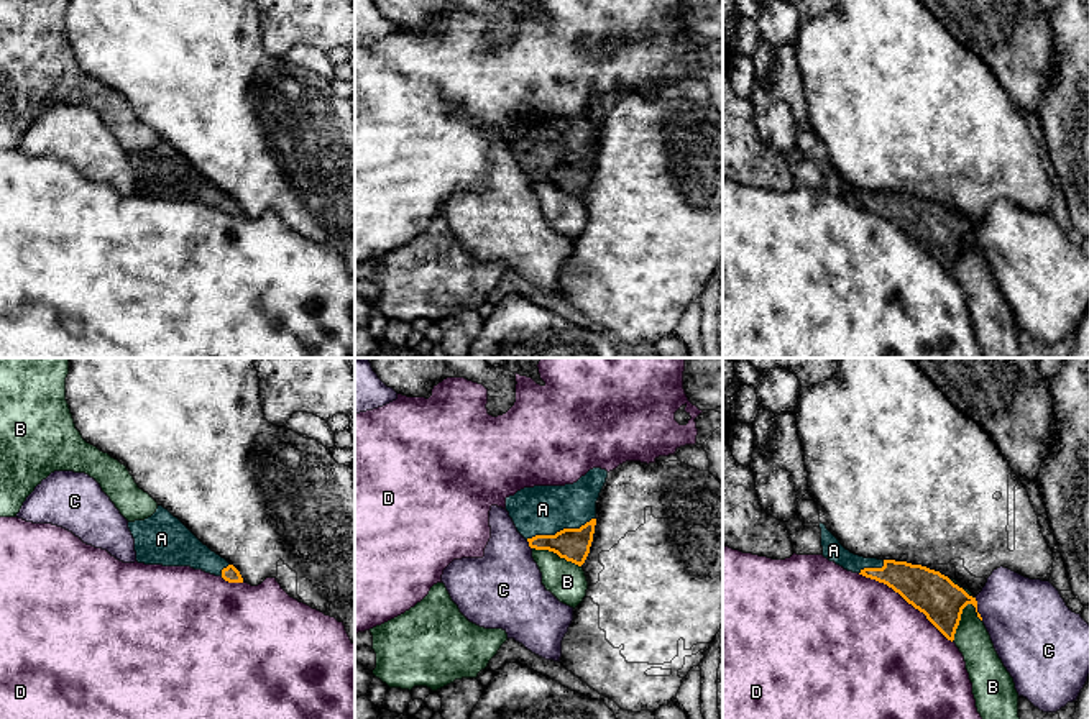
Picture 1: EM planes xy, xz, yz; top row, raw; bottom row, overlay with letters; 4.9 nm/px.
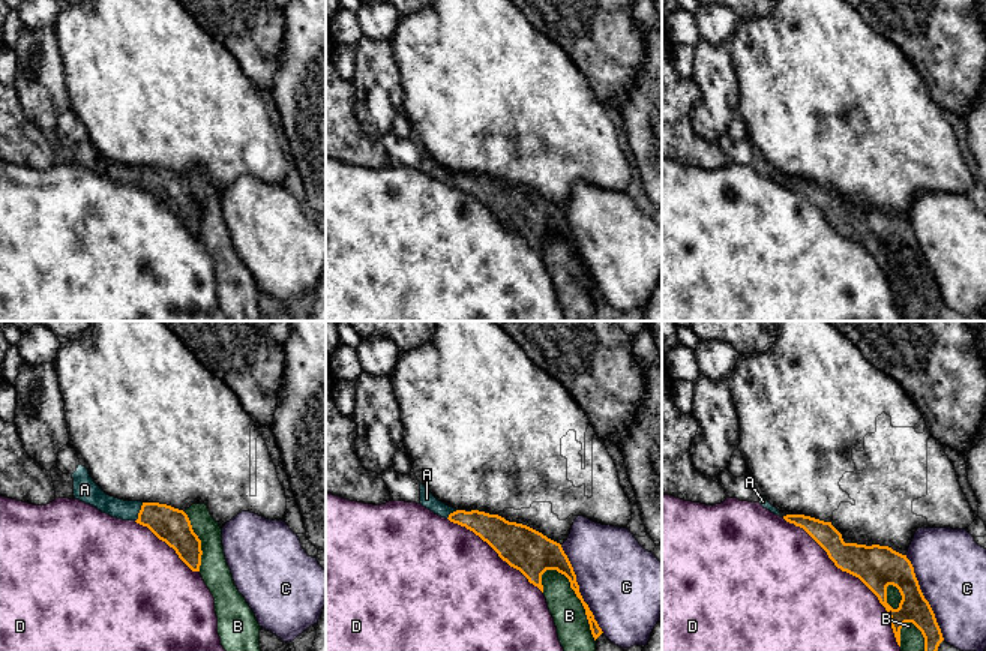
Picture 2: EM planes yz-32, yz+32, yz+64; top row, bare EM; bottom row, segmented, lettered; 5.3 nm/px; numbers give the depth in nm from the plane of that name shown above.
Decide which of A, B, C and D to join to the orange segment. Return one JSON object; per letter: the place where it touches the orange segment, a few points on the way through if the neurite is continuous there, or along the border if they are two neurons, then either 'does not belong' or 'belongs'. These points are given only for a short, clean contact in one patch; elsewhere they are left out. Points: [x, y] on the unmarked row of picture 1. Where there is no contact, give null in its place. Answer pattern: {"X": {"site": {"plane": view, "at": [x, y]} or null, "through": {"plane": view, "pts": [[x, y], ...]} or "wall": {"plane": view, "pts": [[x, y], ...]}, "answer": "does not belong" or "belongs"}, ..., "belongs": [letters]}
{"A": {"site": {"plane": "xz", "at": [560, 163]}, "through": {"plane": "xz", "pts": [[572, 176], [560, 163], [542, 141]]}, "answer": "belongs"}, "B": {"site": {"plane": "yz", "at": [960, 251]}, "answer": "does not belong"}, "C": {"site": {"plane": "yz", "at": [976, 242]}, "answer": "does not belong"}, "D": {"site": {"plane": "yz", "at": [905, 232]}, "answer": "does not belong"}, "belongs": ["A"]}

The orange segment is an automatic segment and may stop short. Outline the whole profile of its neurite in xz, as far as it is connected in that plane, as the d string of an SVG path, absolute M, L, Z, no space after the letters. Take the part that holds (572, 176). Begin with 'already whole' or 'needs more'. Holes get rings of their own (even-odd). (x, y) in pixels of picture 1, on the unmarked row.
needs more; M593 100L573 117L524 120L506 130L506 143L531 181L554 184L560 190L581 199L593 174L596 133L606 110L606 102Z

